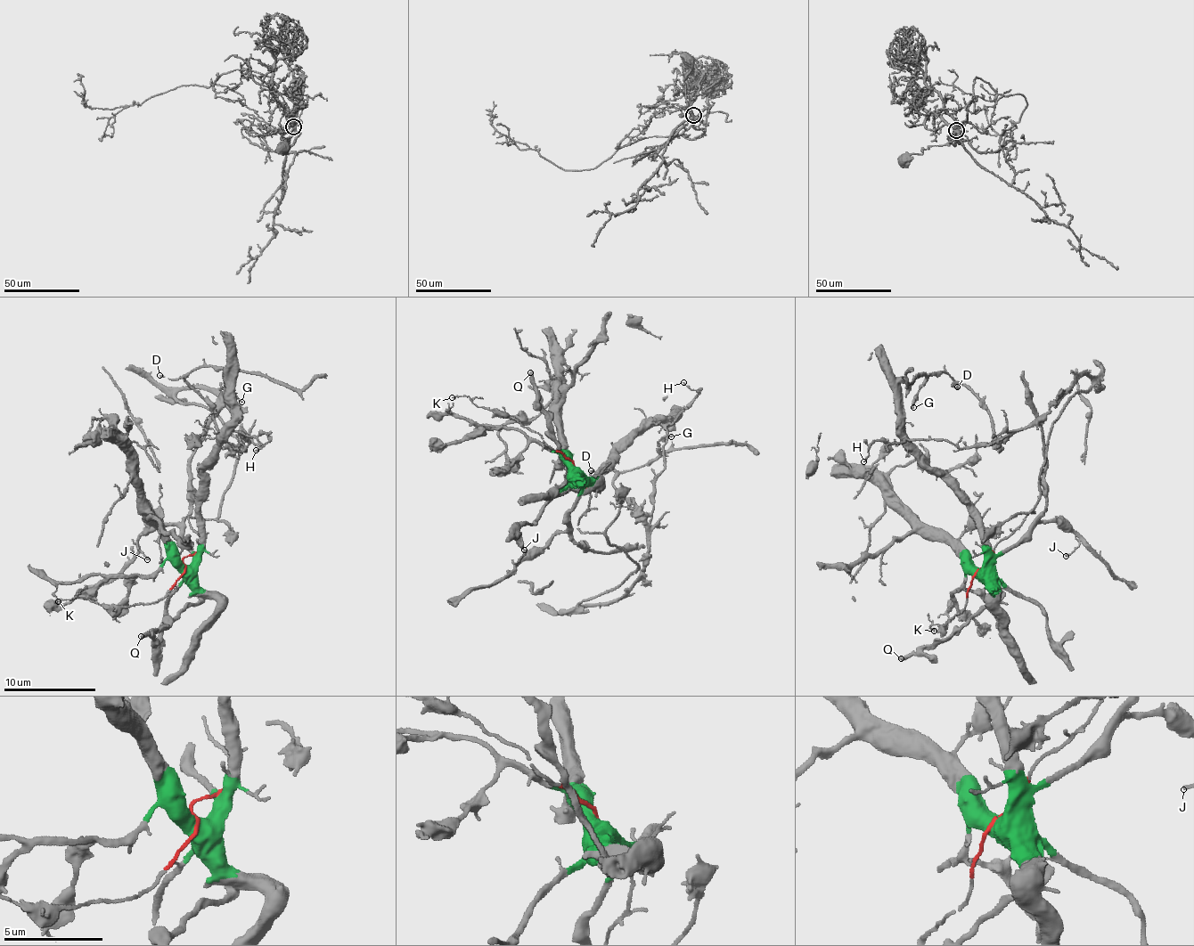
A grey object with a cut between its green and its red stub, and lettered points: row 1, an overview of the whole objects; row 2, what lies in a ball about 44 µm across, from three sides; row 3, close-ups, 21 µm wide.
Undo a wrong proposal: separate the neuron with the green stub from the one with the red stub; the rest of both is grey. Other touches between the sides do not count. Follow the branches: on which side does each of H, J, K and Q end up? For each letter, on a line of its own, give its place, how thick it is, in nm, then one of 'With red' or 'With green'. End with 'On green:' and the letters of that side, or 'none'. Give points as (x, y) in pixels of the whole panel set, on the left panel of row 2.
H: Place: (256, 450). Thickness 120 nm. With green
J: Place: (147, 559). Thickness 140 nm. With green
K: Place: (58, 601). Thickness 120 nm. With red
Q: Place: (141, 636). Thickness 320 nm. With green
On green: H, J, Q

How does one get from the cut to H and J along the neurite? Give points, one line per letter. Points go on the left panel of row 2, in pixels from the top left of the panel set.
H: (184, 567), (198, 554), (196, 494), (200, 478), (231, 431), (265, 434), (268, 442), (255, 450)
J: (184, 567), (194, 552), (181, 540), (183, 531), (177, 526), (147, 527), (136, 543), (148, 559)

